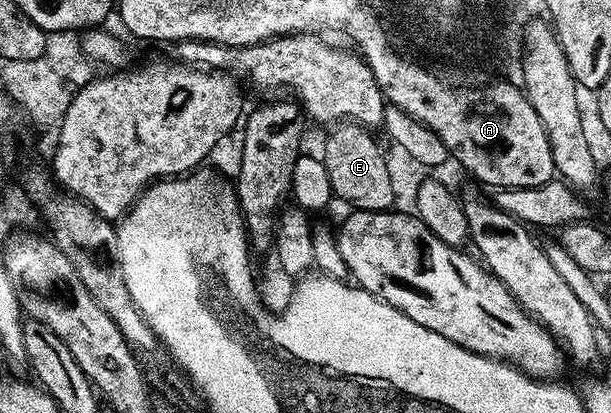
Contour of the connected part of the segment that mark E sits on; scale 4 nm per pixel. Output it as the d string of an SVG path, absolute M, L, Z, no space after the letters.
M347 120L333 125L324 142L322 161L326 176L330 176L330 188L337 199L357 210L391 211L396 202L396 190L392 187L392 174L388 171L388 162L380 151L378 143L372 139L373 131L355 122Z

